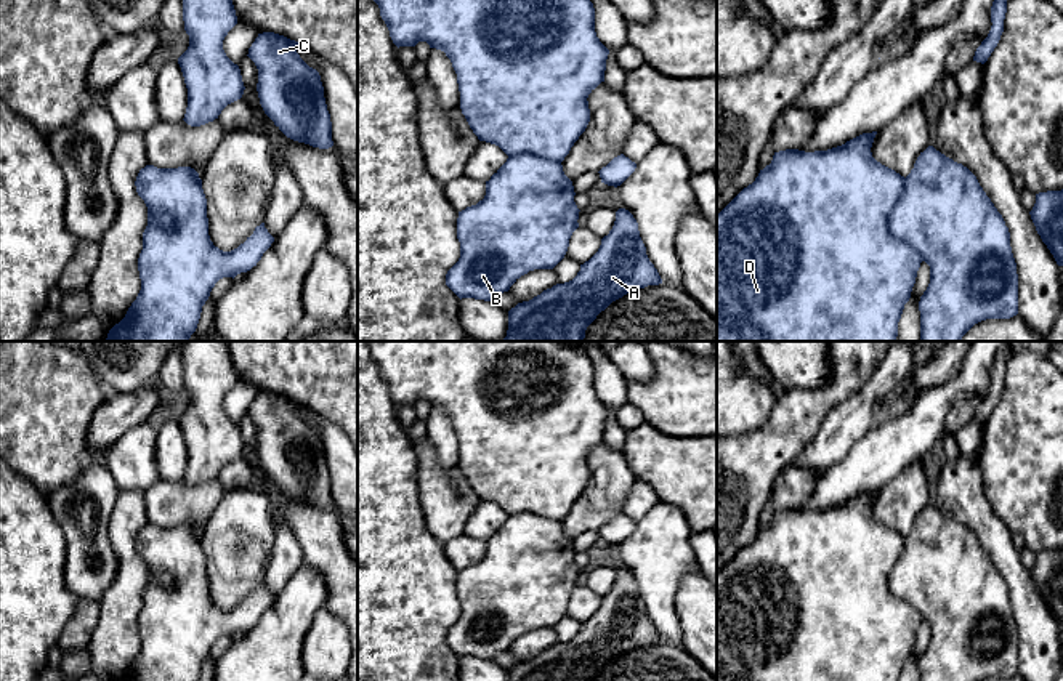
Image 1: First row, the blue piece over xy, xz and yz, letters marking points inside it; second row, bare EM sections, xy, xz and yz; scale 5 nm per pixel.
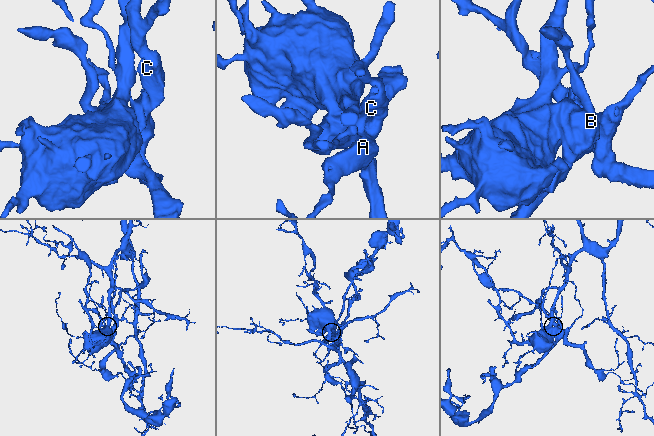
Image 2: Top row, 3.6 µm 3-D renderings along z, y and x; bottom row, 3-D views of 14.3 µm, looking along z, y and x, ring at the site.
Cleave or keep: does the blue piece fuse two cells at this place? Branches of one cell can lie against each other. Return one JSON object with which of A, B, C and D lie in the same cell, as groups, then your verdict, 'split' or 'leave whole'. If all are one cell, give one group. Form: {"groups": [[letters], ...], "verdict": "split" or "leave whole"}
{"groups": [["A", "C", "D"], ["B"]], "verdict": "split"}

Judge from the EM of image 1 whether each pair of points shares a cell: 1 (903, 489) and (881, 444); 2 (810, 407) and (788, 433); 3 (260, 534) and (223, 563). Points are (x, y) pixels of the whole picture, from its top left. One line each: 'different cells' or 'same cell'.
1: different cells
2: same cell
3: same cell

